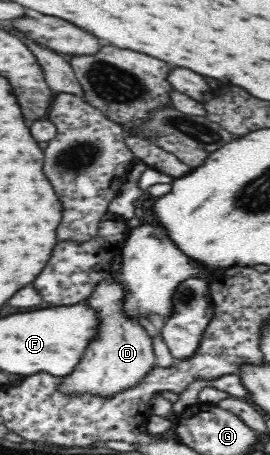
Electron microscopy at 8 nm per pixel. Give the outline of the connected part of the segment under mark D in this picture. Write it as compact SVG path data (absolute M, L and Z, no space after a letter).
M108 275L93 289L85 299L93 307L99 324L97 334L85 347L78 365L70 375L62 378L58 390L64 394L92 394L102 398L113 398L121 391L130 390L156 365L156 356L152 348L152 338L139 322L124 316L122 312L122 284Z

